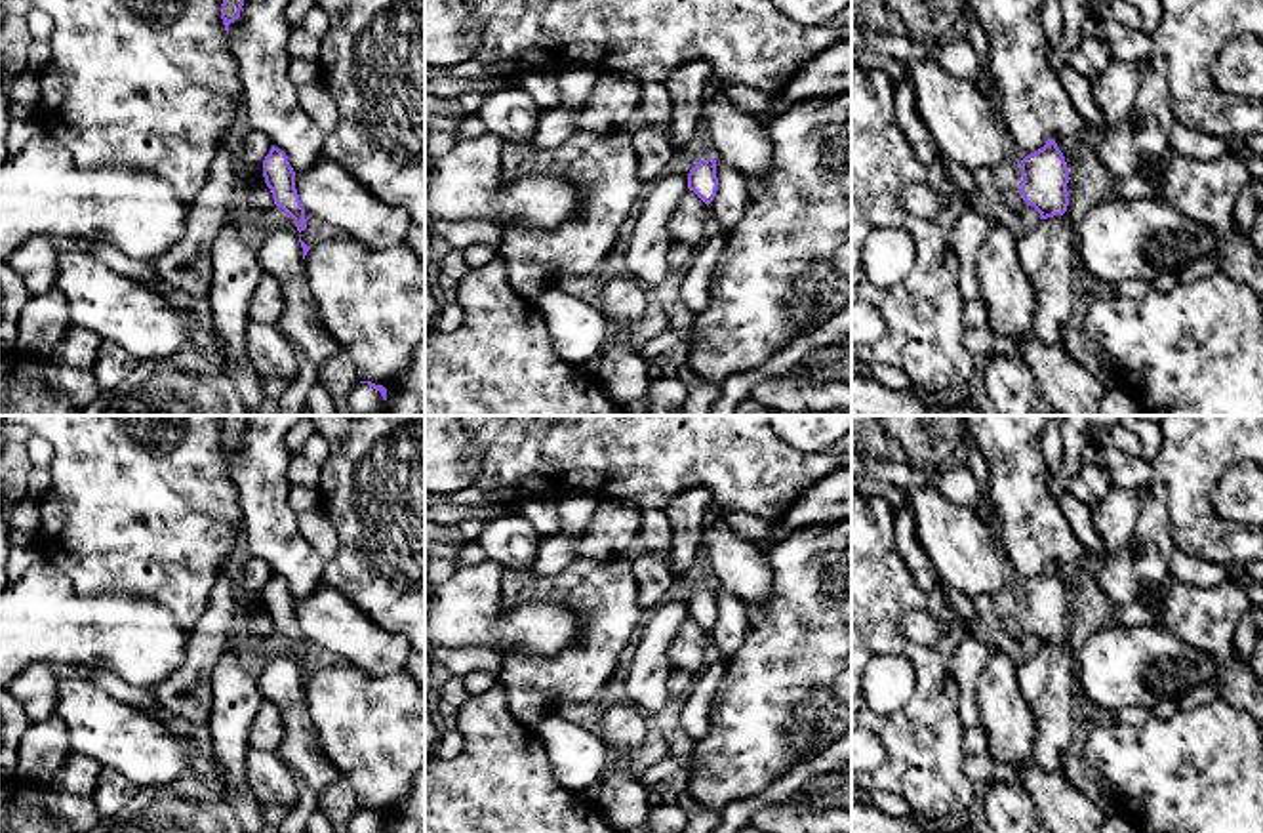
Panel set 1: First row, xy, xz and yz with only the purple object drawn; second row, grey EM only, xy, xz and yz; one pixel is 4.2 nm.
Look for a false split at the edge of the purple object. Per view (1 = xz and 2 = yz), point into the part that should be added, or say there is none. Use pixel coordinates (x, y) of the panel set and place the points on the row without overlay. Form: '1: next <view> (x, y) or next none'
1: next none
2: next none

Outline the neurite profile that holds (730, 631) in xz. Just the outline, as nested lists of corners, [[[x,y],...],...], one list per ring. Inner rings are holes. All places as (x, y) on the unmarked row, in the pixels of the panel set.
[[[716,589],[718,618],[707,633],[709,640],[726,656],[733,658],[751,635],[752,608],[730,593]]]

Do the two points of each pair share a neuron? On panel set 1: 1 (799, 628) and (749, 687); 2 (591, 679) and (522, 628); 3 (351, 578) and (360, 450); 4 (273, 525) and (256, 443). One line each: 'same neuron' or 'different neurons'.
1: same neuron
2: different neurons
3: same neuron
4: same neuron

